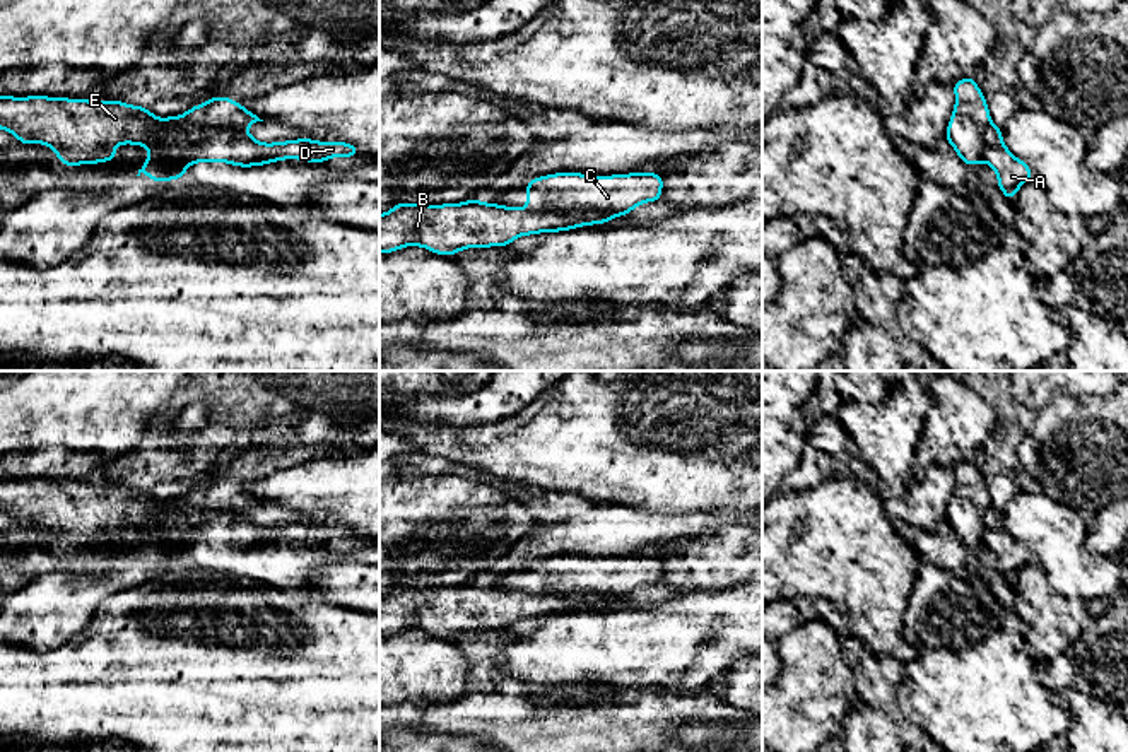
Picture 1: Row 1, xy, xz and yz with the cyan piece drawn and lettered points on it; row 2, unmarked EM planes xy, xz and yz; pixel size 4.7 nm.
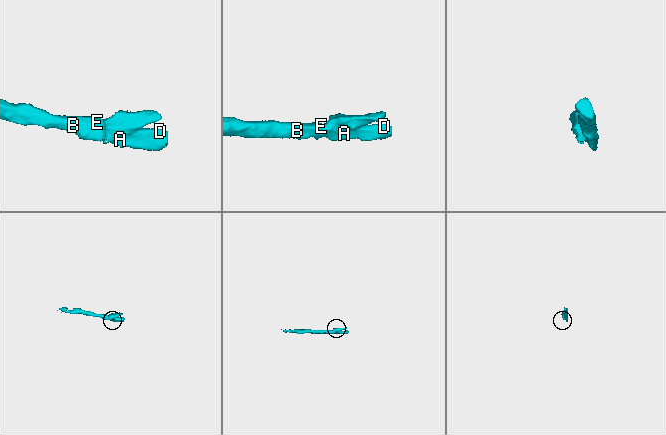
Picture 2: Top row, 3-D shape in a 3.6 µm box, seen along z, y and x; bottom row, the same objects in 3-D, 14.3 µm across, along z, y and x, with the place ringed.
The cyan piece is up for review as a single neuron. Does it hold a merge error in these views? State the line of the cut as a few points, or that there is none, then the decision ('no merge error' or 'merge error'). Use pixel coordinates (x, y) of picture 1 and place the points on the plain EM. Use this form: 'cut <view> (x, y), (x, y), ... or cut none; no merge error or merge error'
cut xy (156, 501), (164, 508), (216, 510), (245, 515); merge error

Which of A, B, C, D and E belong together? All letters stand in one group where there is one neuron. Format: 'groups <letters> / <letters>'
groups A B D E / C

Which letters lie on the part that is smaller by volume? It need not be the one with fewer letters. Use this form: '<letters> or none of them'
C

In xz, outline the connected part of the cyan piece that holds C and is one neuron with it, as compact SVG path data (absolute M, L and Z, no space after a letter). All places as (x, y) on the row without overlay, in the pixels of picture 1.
M555 555L526 567L528 595L600 595L627 598L634 590L661 583L663 559L631 555L590 559Z

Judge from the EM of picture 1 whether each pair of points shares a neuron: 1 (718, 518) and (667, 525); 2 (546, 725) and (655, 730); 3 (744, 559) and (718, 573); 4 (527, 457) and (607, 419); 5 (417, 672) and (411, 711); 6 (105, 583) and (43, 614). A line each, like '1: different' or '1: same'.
1: same
2: same
3: same
4: same
5: different
6: same

